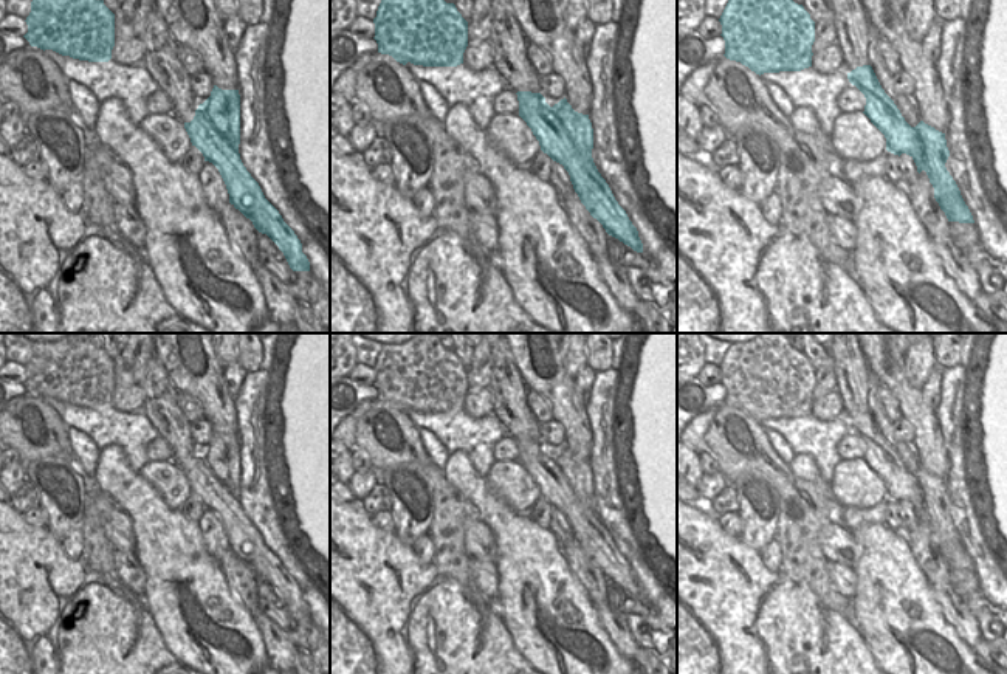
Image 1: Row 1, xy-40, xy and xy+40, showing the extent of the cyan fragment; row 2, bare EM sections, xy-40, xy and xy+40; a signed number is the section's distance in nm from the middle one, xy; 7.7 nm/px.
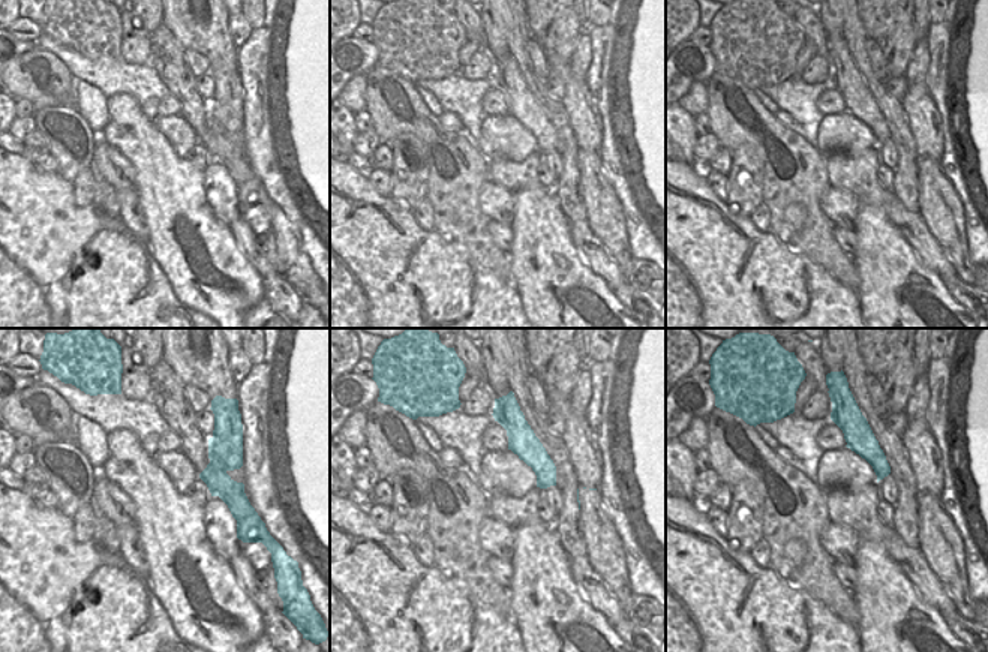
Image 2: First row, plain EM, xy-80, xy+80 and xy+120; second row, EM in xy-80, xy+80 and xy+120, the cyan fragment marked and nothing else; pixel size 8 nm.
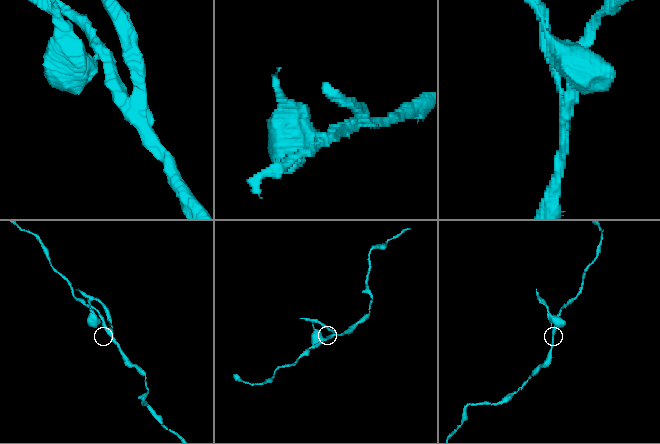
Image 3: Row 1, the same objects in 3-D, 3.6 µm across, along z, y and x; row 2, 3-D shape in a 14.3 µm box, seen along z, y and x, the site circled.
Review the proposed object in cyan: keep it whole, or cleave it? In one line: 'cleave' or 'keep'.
cleave

